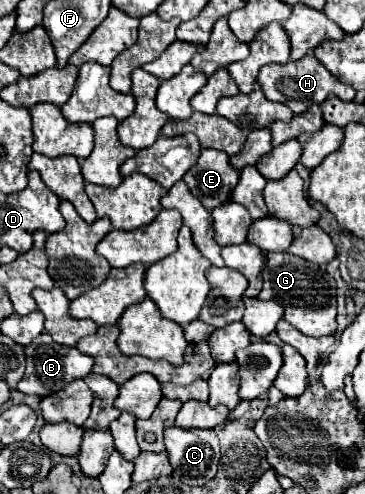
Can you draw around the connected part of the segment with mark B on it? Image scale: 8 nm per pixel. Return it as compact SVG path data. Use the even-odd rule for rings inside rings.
M47 332L39 334L29 346L25 346L25 358L27 358L27 370L23 380L17 384L17 390L23 394L37 394L37 396L49 396L61 388L65 388L69 382L85 378L93 370L93 358L81 354L77 348L61 346L49 338Z

